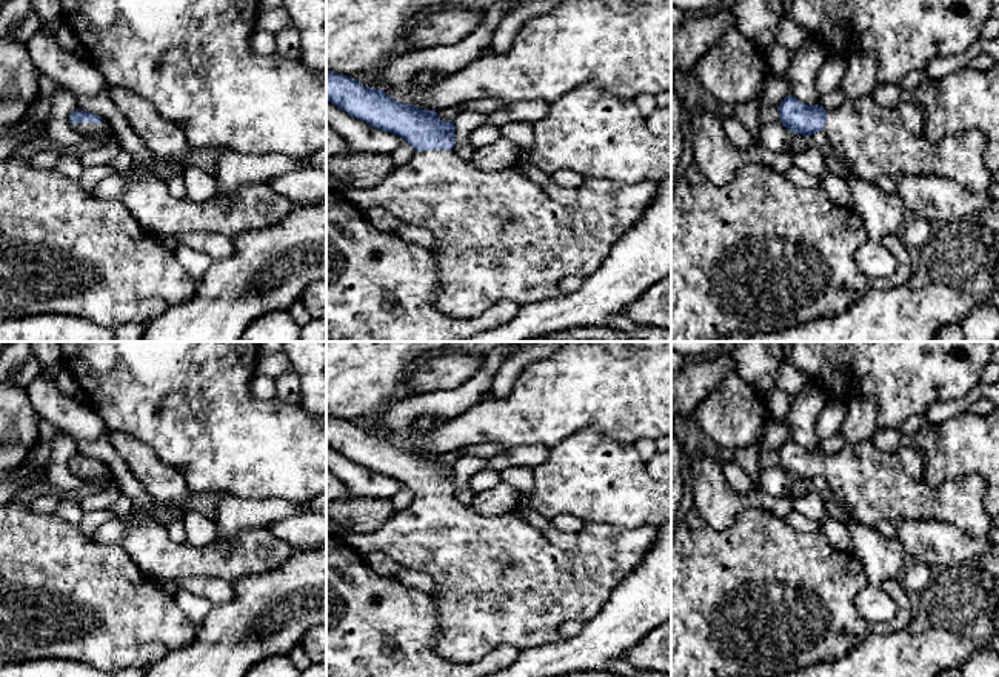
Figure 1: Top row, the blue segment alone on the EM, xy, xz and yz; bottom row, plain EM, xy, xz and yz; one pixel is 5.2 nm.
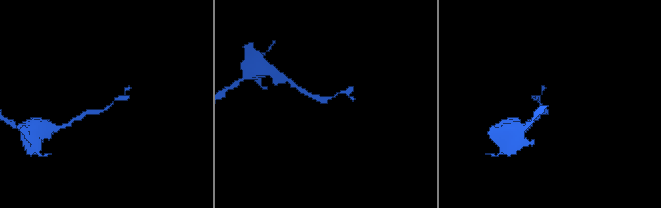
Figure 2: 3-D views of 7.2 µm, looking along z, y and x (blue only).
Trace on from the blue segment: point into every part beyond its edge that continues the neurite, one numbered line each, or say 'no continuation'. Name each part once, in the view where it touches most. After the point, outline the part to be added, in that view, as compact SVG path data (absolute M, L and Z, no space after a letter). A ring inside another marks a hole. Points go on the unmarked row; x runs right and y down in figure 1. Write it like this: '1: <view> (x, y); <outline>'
1: xz (501, 582); M426 494L416 495L406 509L396 512L380 529L369 534L346 532L343 542L359 554L382 551L403 568L428 574L439 585L434 597L440 626L436 652L453 663L474 663L496 648L513 646L520 651L556 642L563 623L585 623L597 615L614 588L639 568L657 535L659 526L651 525L623 529L611 523L585 522L577 532L577 546L563 551L514 512L486 517L462 505L453 494Z

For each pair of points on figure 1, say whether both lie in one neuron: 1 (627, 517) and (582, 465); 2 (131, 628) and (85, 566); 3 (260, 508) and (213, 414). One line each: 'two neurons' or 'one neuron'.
1: one neuron
2: one neuron
3: two neurons

